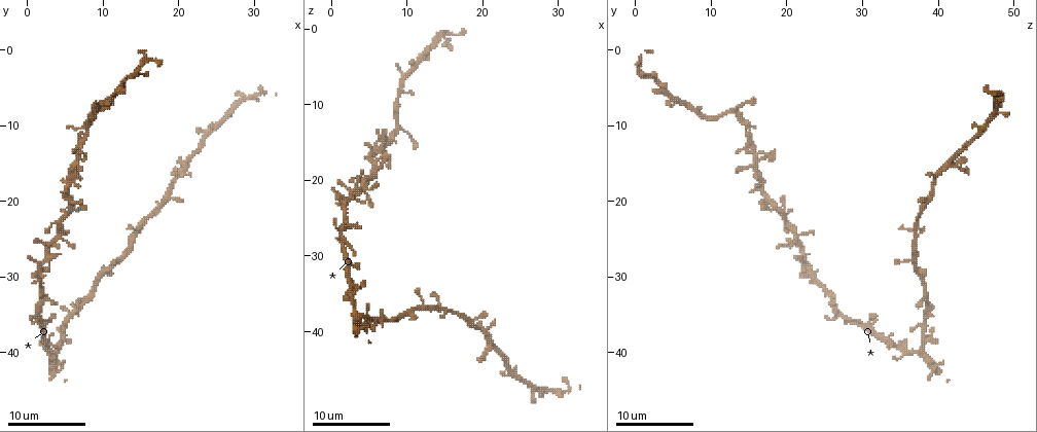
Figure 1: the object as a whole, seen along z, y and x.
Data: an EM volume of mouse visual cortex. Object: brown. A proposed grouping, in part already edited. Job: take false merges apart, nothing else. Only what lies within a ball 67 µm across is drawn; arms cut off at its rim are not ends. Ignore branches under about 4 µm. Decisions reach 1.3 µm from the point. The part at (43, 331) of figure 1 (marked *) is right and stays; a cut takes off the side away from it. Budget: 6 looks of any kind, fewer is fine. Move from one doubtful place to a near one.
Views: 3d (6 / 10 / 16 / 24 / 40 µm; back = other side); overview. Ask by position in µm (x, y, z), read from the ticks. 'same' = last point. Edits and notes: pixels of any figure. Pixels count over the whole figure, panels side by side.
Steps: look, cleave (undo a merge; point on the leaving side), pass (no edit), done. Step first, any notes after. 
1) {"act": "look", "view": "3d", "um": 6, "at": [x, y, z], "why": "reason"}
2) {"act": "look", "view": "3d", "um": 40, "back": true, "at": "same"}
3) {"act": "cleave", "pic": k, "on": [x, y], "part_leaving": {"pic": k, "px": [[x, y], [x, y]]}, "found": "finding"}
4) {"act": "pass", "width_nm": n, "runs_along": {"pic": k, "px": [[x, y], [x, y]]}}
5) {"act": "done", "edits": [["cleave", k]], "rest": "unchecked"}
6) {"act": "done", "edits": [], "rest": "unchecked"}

{"act": "look", "view": "3d", "um": 10, "at": [4.5, 24.5, 21.5], "why": "looks like a crossing"}

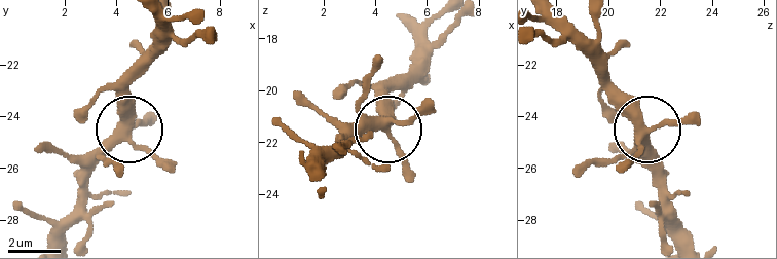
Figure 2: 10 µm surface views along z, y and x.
{"act": "pass", "arms": 4, "found": "one cell here"}

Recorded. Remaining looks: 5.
{"act": "look", "view": "3d", "um": 6, "at": [9.0, 9.0, 8.5], "why": "a narrow waist"}

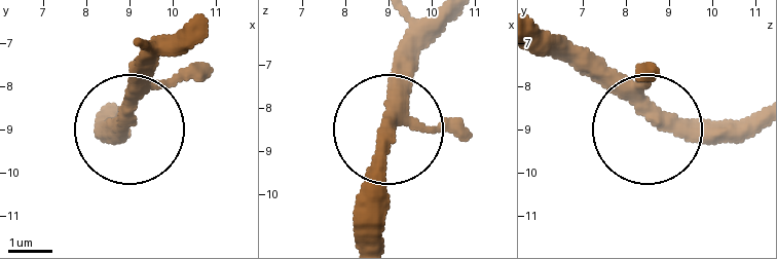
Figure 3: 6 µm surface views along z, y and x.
{"act": "pass", "width_nm": 320, "found": "continuous, no second cell"}

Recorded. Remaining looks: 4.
{"act": "look", "view": "3d", "um": 16, "at": [20.5, 15.0, 42.0], "why": "four or more arms meet"}

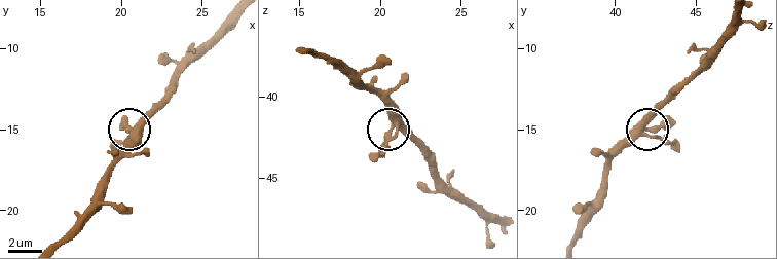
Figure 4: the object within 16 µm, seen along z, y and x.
{"act": "pass", "runs_along": {"pic": 4, "px": [[303, 50], [328, 60], [384, 104], [390, 141], [374, 160]]}, "found": "all the same cell"}

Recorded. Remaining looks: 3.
{"act": "done", "edits": [], "rest": "unchecked"}

